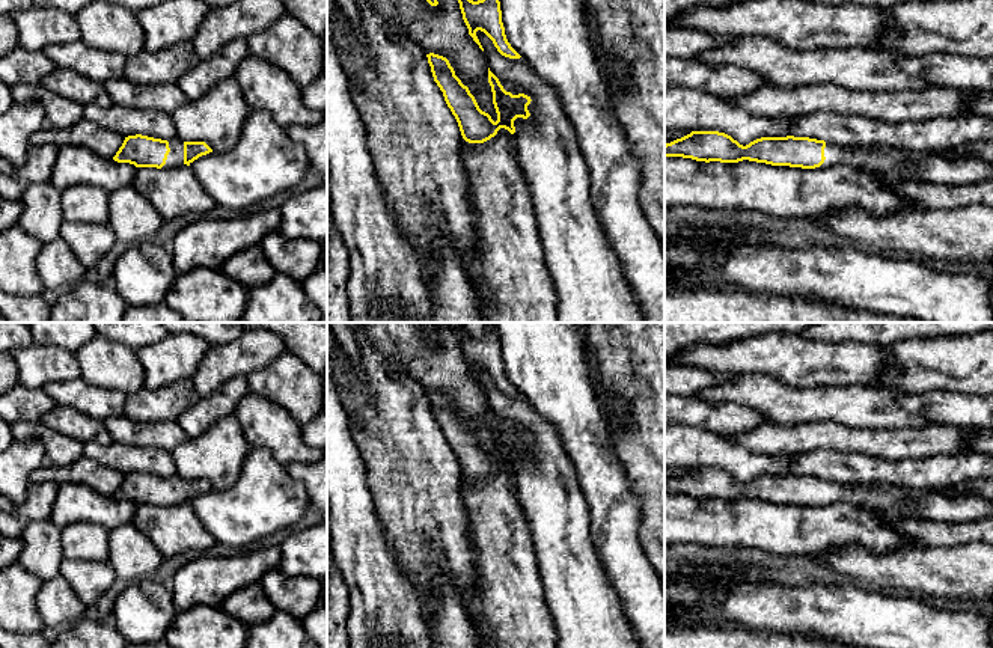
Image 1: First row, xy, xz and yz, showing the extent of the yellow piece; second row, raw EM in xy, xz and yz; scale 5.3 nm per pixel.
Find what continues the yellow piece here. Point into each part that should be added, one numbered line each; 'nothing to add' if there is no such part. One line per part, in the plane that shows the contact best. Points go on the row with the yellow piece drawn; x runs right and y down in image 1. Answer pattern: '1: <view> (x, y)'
1: xy (175, 157)

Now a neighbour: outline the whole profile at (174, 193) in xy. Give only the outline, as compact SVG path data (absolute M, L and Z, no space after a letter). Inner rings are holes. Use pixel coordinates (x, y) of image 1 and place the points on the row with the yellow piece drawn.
M187 164L173 169L137 167L131 185L152 203L163 220L187 214L206 215L217 206Z

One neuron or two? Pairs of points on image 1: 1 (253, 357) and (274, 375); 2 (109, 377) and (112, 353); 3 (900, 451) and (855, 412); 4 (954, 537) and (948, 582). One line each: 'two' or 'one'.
1: two
2: one
3: two
4: two

